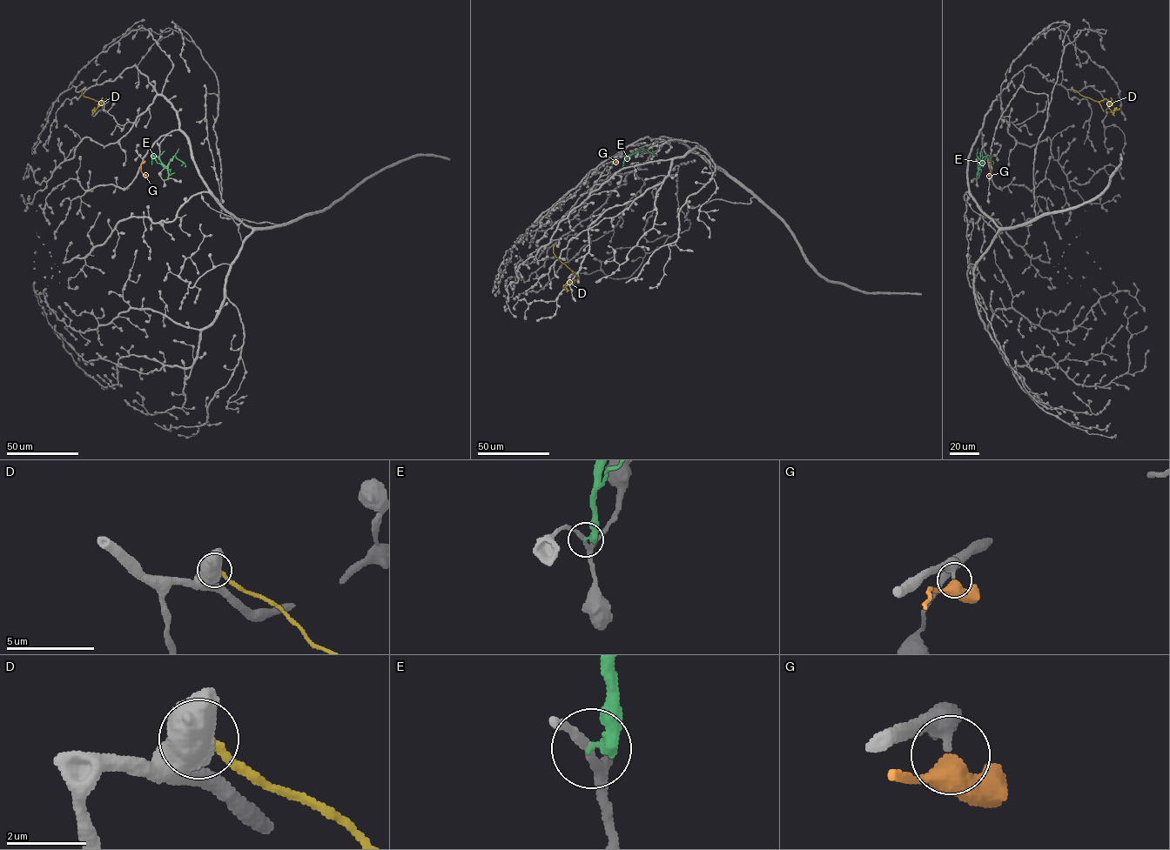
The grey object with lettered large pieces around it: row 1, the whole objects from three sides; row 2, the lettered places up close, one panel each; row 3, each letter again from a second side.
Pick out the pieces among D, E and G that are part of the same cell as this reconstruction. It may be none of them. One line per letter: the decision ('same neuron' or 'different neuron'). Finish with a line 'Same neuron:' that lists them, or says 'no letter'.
D: different neuron
E: different neuron
G: same neuron
Same neuron: G

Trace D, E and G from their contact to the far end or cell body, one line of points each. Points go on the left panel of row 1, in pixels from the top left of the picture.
D: (83, 89), (84, 97), (99, 102), (106, 98), (93, 112), (96, 108)
E: (167, 179), (167, 170), (157, 157), (152, 156), (151, 164)
G: (143, 162), (141, 171), (146, 175)

